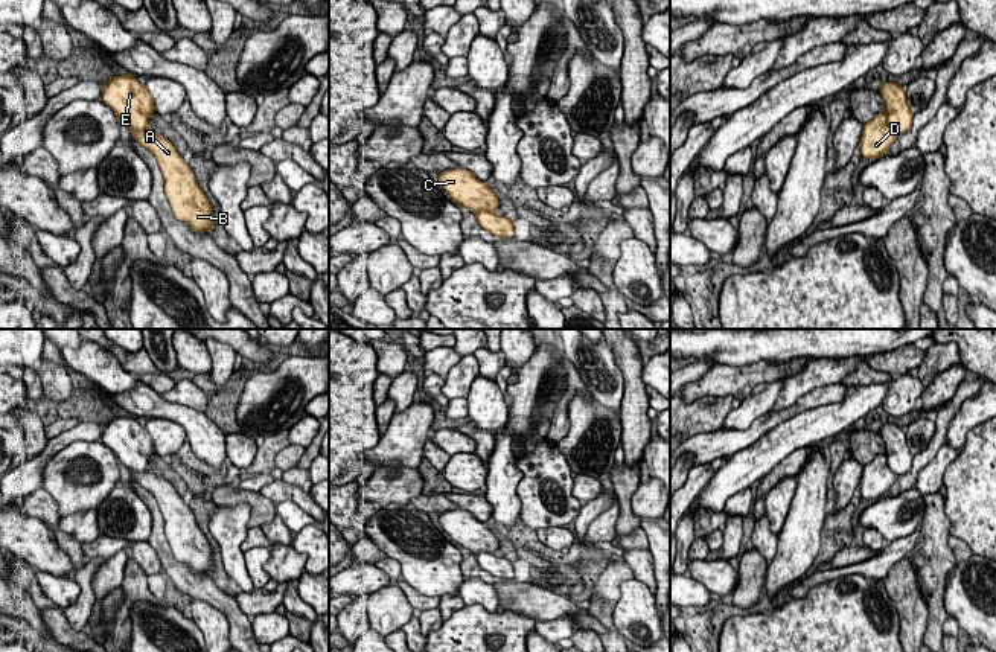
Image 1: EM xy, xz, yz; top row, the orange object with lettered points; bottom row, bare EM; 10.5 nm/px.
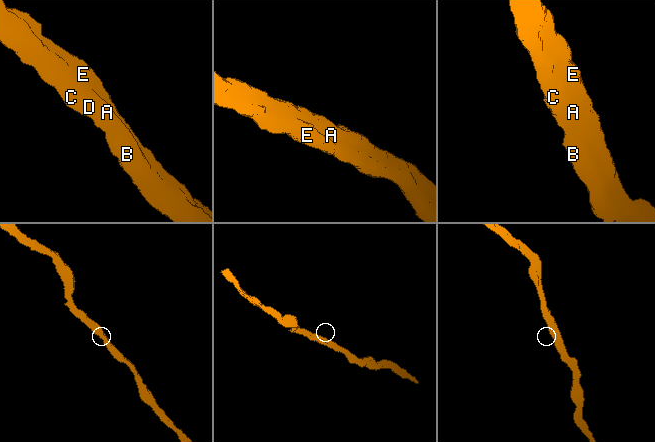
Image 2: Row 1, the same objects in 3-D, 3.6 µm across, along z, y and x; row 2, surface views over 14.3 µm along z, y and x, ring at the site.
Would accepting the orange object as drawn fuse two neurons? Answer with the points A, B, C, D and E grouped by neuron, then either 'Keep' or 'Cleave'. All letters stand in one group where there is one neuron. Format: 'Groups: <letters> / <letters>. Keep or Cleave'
Groups: A B C D E. Keep

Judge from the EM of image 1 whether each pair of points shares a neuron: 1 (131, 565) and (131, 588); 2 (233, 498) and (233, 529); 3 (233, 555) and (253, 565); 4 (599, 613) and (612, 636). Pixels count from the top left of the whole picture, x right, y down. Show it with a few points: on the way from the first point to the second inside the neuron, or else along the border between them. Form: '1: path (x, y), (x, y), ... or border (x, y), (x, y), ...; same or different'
1: path (131, 572), (131, 582); same
2: border (218, 504), (245, 503), (250, 508), (248, 527); different
3: border (242, 552), (245, 570), (253, 587); different
4: path (605, 619), (611, 629); same

